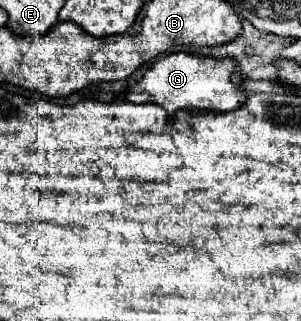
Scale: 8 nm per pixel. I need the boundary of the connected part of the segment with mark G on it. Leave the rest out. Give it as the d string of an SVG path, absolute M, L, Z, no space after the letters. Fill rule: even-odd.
M185 52L159 58L145 76L131 86L123 98L133 104L157 104L173 118L177 110L205 110L205 112L231 112L245 102L245 92L229 76L235 72L233 60L215 60L203 56L191 56Z

